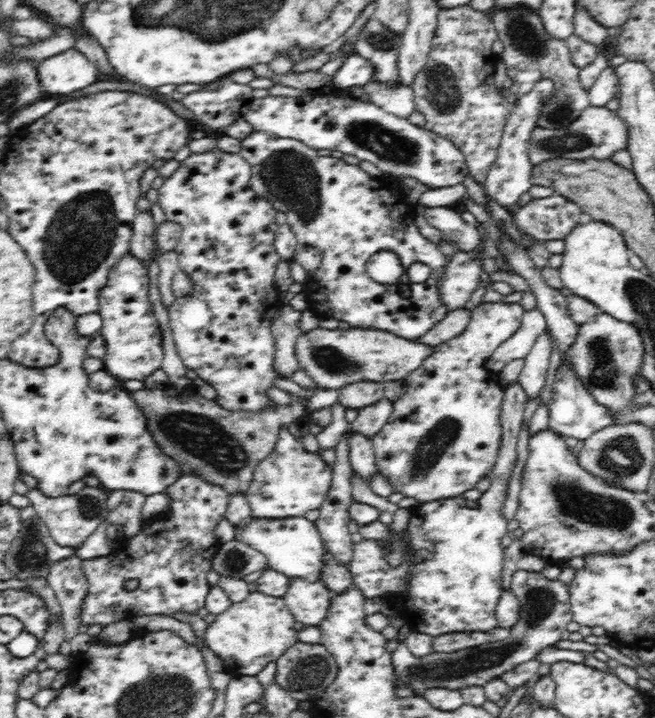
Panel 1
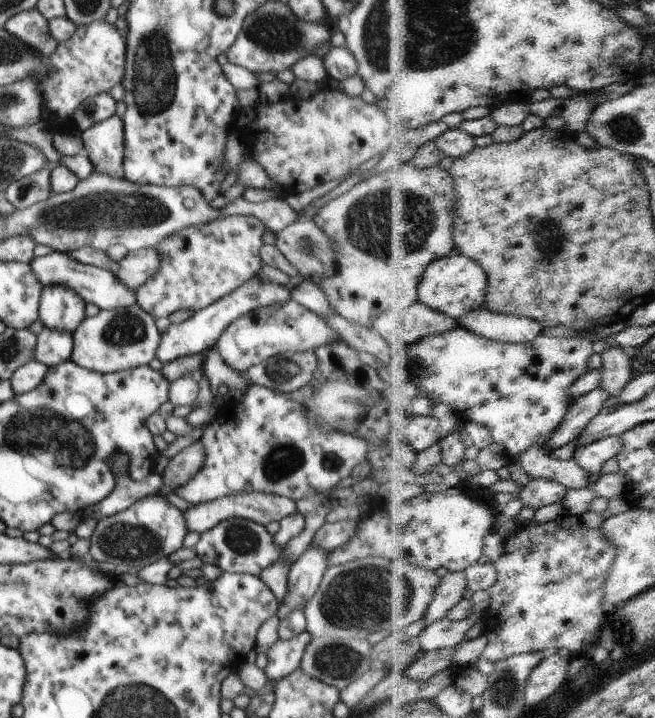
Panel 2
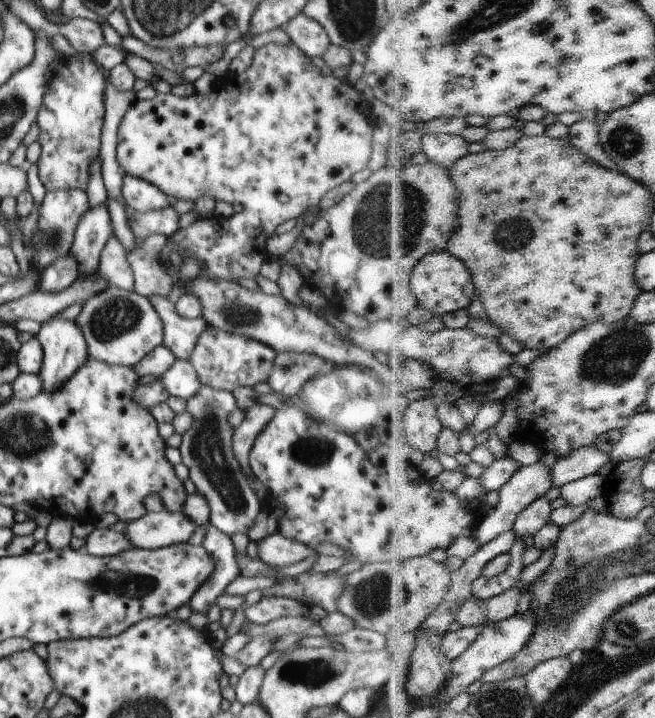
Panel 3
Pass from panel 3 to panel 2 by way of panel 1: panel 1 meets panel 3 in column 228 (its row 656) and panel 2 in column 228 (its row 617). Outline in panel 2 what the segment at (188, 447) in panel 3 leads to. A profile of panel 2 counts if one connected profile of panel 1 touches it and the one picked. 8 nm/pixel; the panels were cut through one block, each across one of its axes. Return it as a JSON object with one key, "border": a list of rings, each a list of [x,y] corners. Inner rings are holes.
{"border":[[[244,518],[223,520],[214,528],[203,532],[195,551],[202,562],[215,564],[220,570],[229,573],[242,572],[257,577],[260,576],[262,569],[274,564],[284,552],[278,544],[274,544],[274,537],[266,531],[264,525]]]}

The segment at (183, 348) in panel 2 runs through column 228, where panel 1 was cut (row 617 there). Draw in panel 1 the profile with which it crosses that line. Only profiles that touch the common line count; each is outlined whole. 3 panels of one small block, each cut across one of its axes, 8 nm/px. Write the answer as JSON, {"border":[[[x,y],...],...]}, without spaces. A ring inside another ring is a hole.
{"border":[[[292,577],[282,597],[296,621],[304,626],[317,626],[327,617],[335,594],[321,580]]]}

